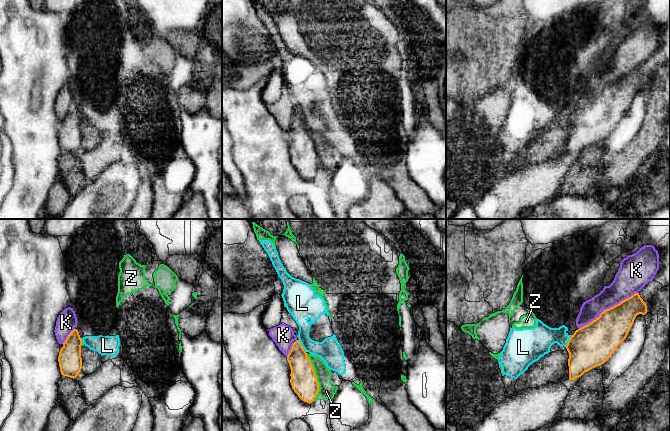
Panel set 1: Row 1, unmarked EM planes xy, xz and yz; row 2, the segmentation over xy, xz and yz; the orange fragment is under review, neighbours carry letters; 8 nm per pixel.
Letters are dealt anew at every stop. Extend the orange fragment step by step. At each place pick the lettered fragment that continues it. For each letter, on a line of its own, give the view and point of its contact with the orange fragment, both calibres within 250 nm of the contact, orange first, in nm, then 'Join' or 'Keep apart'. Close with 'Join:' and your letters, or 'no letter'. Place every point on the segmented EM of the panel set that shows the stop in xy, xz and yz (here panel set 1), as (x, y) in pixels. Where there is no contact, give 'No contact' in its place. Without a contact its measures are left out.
K: Touches orange at yz (609, 308). Thickness 300 nm (orange) against 200 nm. Keep apart
L: Touches orange at xz (301, 346). Thickness 200 nm (orange) against 190 nm. Keep apart
Z: Touches orange at xz (316, 377). Thickness 220 nm (orange) against 130 nm. Keep apart
Join: no letter

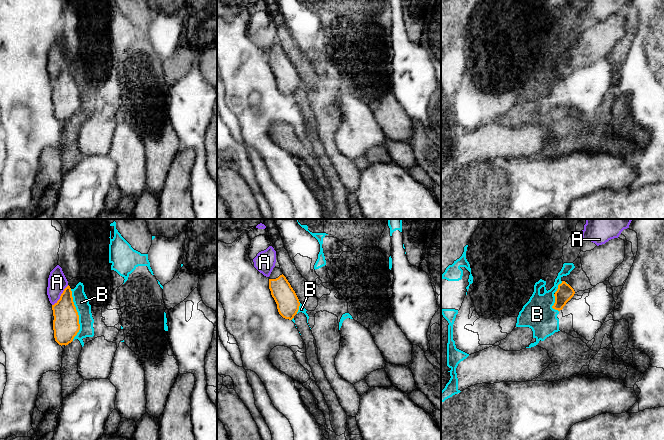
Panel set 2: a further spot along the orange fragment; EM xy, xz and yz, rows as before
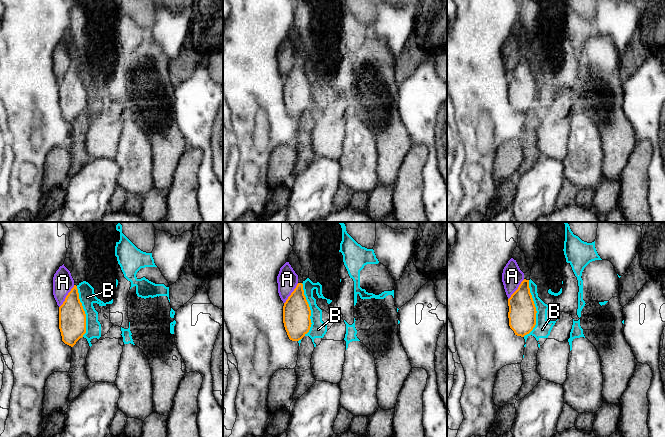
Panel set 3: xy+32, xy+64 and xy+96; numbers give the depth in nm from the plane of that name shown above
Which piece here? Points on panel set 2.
A: Touches orange at xy (61, 295). Thickness 220 nm (orange) against 160 nm. Keep apart
B: Touches orange at xy (78, 315). Thickness 220 nm (orange) against 120 nm. Keep apart
Join: no letter

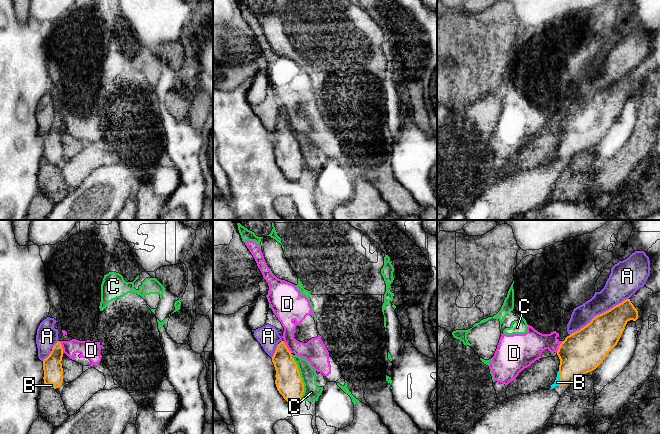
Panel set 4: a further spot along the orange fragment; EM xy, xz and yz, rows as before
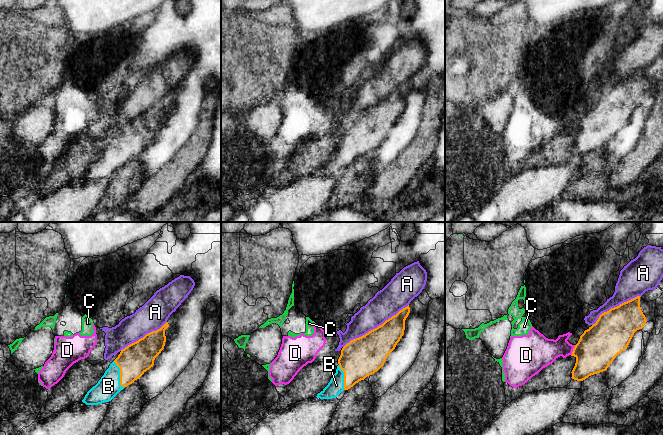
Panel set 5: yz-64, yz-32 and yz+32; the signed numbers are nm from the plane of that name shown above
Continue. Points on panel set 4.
A: Touches orange at yz (600, 314). Thickness 300 nm (orange) against 200 nm. Keep apart
B: Touches orange at yz (560, 378). Thickness 320 nm (orange) against 50 nm. Join
C: Touches orange at xz (301, 378). Thickness 220 nm (orange) against 130 nm. Keep apart
D: Touches orange at xy (61, 347). Thickness 160 nm (orange) against 140 nm. Keep apart
Join: B

